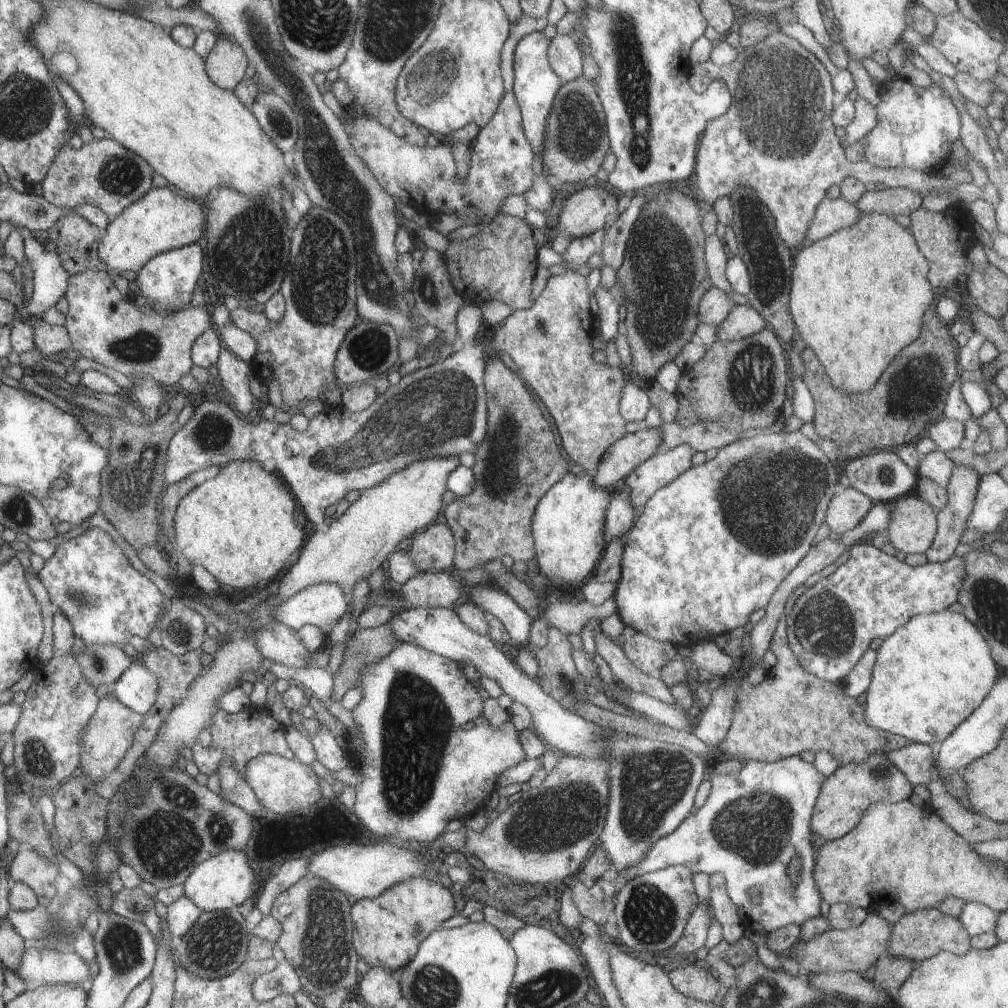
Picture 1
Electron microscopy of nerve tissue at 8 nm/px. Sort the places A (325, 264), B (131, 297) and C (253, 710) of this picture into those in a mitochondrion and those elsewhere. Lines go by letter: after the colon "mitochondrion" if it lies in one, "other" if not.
A: mitochondrion
B: other
C: other

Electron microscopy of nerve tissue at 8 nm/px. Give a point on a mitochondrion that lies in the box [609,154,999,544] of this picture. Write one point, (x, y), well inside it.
(661, 318)

